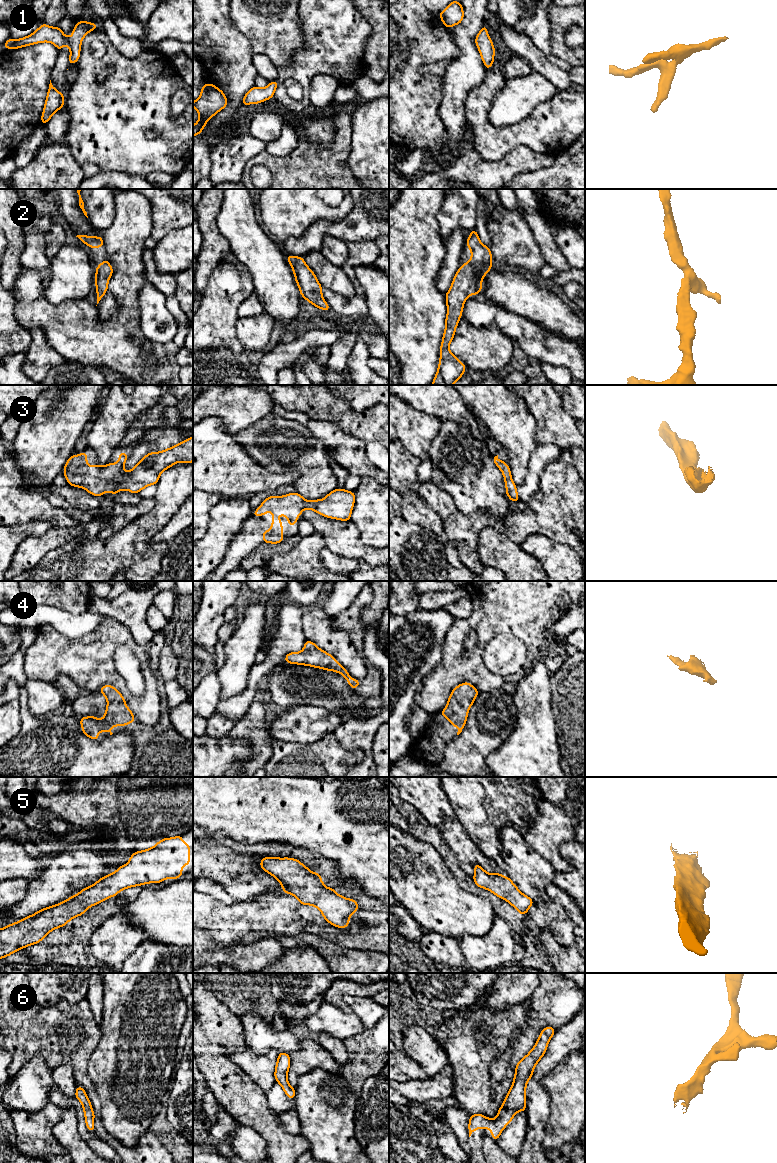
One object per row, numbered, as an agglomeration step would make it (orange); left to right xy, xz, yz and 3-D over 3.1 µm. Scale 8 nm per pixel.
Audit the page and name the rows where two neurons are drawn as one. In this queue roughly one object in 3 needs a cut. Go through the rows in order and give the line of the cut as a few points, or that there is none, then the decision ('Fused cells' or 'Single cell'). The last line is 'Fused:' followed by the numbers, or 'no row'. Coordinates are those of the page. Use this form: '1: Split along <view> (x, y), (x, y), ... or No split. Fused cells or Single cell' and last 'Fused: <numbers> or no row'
1: No split. Single cell
2: No split. Single cell
3: No split. Single cell
4: No split. Single cell
5: No split. Single cell
6: No split. Single cell
Fused: no row

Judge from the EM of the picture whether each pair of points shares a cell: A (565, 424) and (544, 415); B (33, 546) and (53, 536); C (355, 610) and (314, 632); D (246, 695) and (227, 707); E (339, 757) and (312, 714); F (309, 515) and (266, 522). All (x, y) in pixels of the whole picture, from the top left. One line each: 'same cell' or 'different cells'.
A: same cell
B: same cell
C: different cells
D: same cell
E: different cells
F: different cells

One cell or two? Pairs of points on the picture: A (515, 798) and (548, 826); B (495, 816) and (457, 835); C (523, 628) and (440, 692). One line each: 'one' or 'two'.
A: two
B: two
C: one

